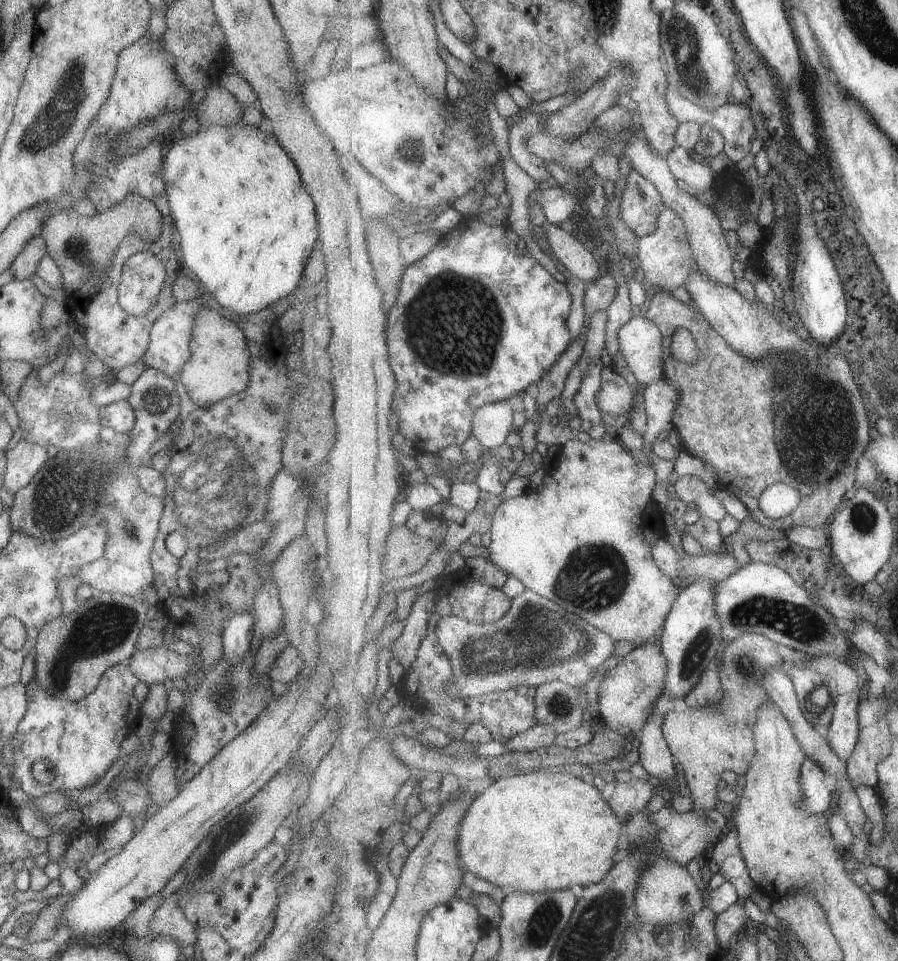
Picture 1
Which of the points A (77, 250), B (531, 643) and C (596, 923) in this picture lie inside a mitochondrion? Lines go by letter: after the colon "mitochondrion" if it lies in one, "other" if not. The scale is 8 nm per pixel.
A: mitochondrion
B: mitochondrion
C: mitochondrion

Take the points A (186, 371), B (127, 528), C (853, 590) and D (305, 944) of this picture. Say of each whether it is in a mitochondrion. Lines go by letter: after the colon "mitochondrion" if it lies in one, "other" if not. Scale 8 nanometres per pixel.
A: other
B: mitochondrion
C: other
D: mitochondrion

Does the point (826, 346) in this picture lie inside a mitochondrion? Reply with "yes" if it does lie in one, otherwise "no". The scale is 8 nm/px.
no

